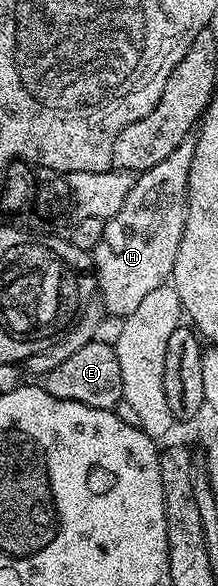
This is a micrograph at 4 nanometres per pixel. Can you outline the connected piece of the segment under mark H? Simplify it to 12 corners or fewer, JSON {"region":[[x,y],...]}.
{"region":[[190,134],[134,179],[91,253],[110,317],[172,277]]}

